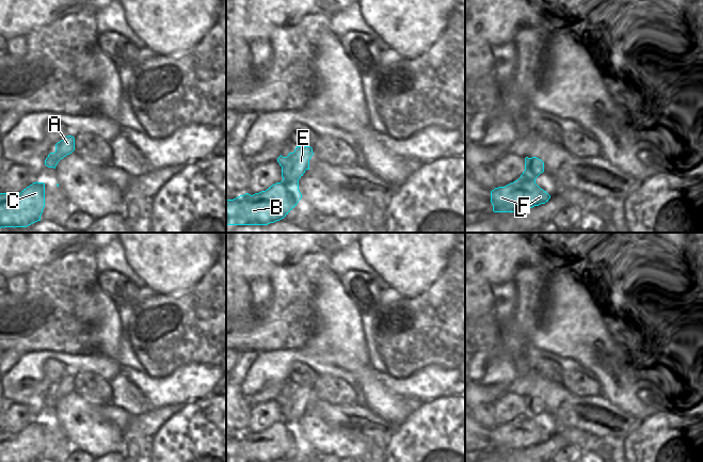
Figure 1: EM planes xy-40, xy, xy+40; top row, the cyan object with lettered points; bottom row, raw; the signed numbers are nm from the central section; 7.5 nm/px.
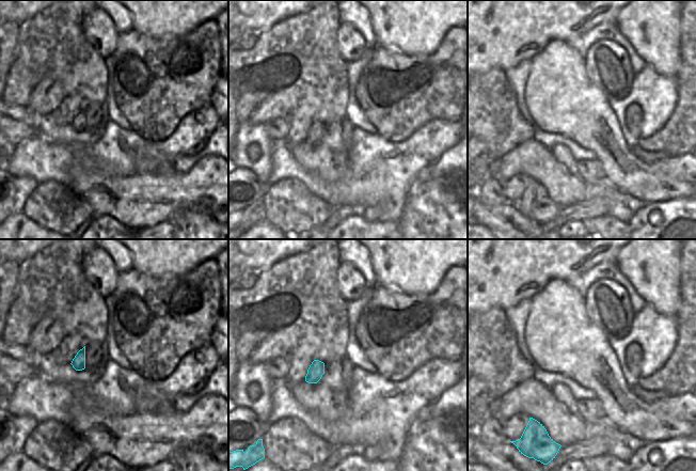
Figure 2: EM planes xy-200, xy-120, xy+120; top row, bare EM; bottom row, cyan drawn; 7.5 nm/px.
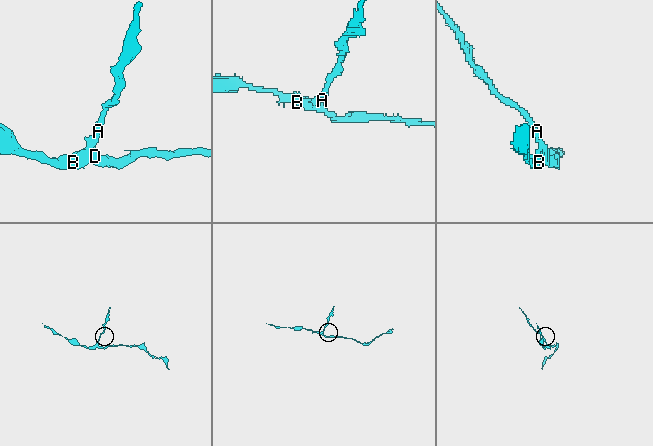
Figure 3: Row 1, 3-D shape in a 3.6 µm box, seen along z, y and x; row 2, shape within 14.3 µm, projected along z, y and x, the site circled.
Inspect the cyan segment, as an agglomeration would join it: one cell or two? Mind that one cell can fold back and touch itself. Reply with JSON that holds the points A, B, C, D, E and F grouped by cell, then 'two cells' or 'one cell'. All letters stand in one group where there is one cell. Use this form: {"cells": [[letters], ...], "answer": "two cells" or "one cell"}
{"cells": [["A", "E"], ["B", "C", "D", "F"]], "answer": "two cells"}

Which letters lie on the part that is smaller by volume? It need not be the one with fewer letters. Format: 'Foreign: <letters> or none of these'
Foreign: A, E

